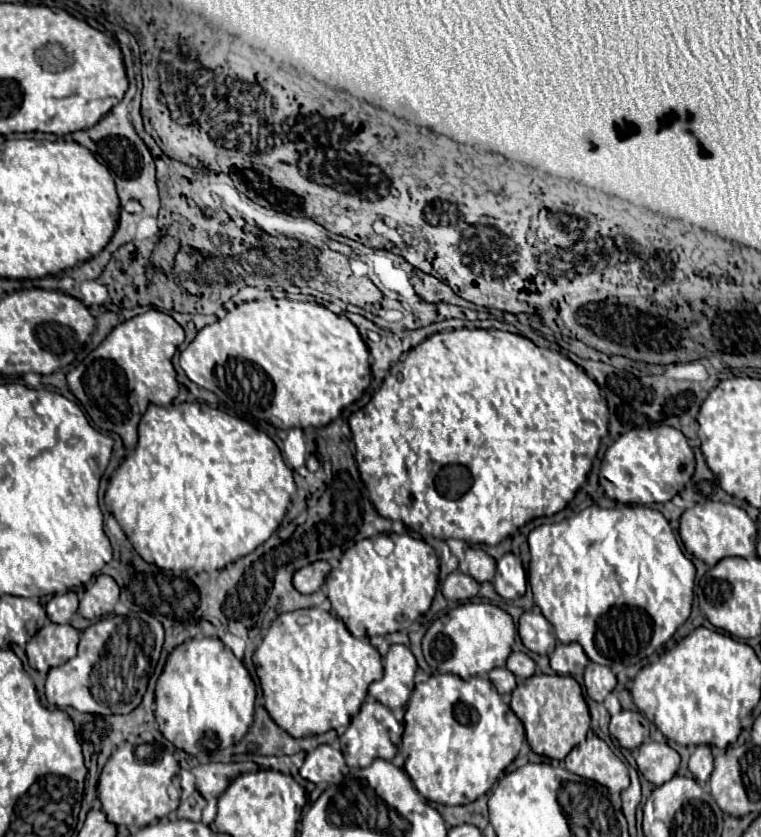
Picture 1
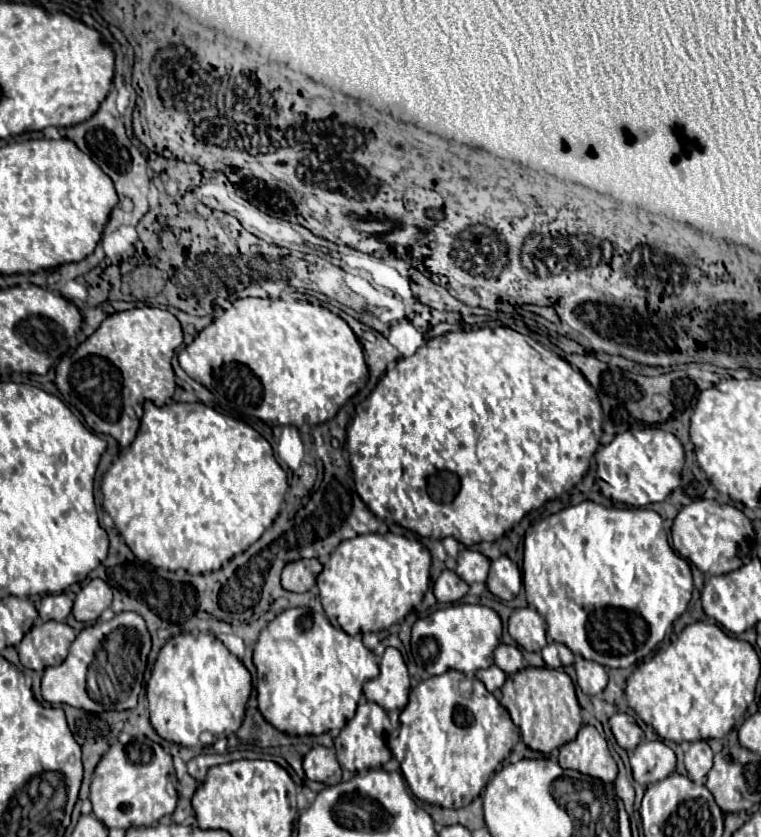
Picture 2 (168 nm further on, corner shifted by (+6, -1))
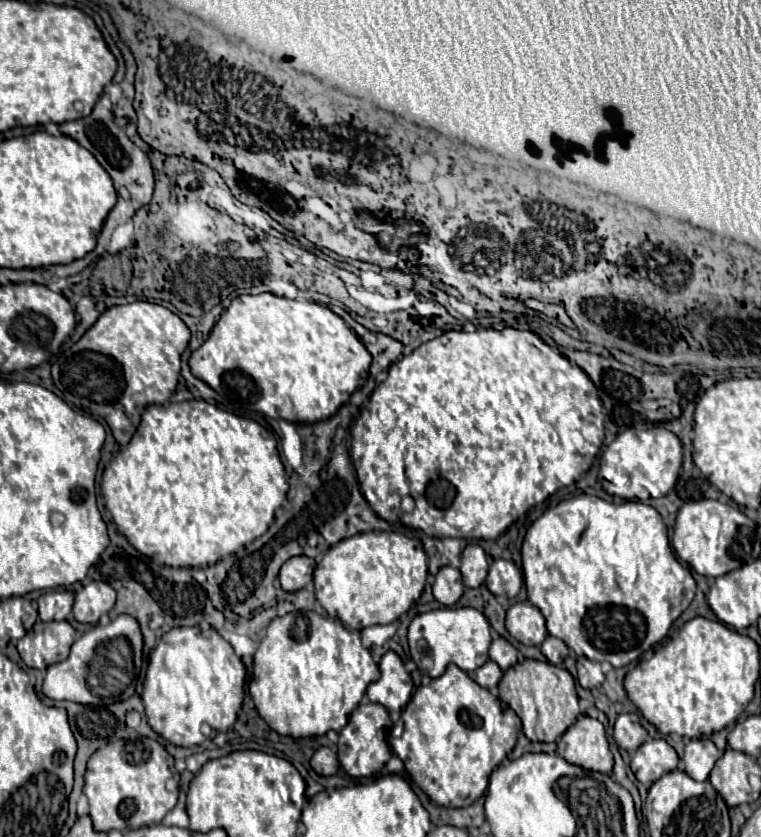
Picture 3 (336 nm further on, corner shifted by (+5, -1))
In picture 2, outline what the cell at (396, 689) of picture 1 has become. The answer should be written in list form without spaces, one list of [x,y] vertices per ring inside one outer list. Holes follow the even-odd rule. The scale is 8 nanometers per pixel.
[[[387,647],[379,669],[379,677],[365,683],[363,695],[367,701],[381,705],[385,711],[403,709],[409,695],[409,673],[401,653],[395,647]]]

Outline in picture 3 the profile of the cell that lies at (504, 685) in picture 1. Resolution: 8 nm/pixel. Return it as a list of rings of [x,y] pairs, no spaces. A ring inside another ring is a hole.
[[[486,661],[482,667],[478,667],[476,671],[474,671],[474,681],[478,683],[478,685],[482,685],[482,687],[486,687],[486,689],[492,689],[492,687],[496,687],[498,685],[498,681],[500,681],[500,677],[502,677],[502,669],[494,663],[494,661]]]

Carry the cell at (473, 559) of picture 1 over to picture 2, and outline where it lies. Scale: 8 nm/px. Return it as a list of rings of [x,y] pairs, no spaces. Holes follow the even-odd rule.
[[[463,549],[457,557],[455,573],[469,585],[485,583],[487,573],[489,573],[489,565],[491,565],[491,561],[485,555],[481,555],[479,551]]]

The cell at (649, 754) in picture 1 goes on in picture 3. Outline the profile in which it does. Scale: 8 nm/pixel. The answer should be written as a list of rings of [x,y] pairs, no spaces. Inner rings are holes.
[[[650,739],[642,743],[630,761],[630,769],[634,771],[636,779],[646,787],[658,781],[664,773],[674,771],[676,765],[678,755],[664,739]]]

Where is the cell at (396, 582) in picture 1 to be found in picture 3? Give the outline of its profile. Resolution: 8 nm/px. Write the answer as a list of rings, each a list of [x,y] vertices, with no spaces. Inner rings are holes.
[[[368,531],[342,539],[334,547],[330,547],[330,551],[316,565],[313,582],[316,587],[316,599],[326,609],[326,613],[334,619],[340,619],[346,627],[360,631],[370,625],[392,623],[402,613],[406,613],[410,605],[418,601],[426,583],[426,575],[428,575],[426,553],[420,541],[410,539],[396,531]]]

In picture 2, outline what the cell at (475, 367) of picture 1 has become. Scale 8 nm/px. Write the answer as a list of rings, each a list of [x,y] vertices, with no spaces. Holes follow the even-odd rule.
[[[473,327],[470,330],[460,329],[445,333],[441,337],[433,337],[425,345],[421,345],[413,357],[401,357],[399,361],[395,361],[387,369],[385,377],[377,383],[377,389],[371,393],[371,397],[367,397],[363,403],[357,405],[355,417],[347,427],[347,451],[351,459],[351,471],[357,493],[377,517],[395,521],[397,525],[421,537],[433,537],[433,539],[455,537],[459,543],[471,547],[483,541],[501,539],[529,511],[539,509],[547,501],[575,487],[587,473],[591,457],[595,449],[600,446],[603,433],[602,421],[603,411],[595,389],[581,375],[581,371],[571,367],[565,359],[533,341],[530,336],[517,333],[509,327],[497,327],[497,329]]]

